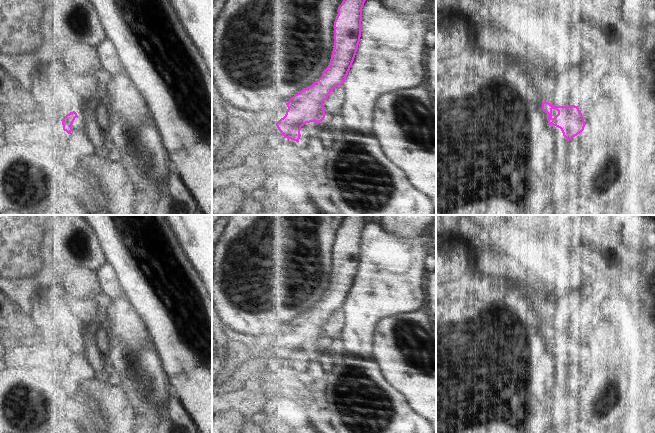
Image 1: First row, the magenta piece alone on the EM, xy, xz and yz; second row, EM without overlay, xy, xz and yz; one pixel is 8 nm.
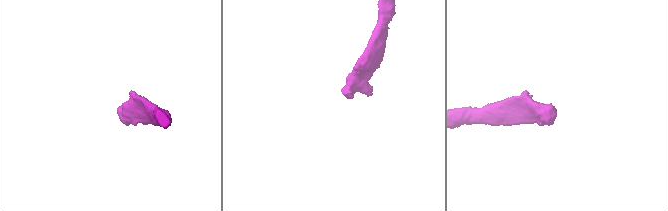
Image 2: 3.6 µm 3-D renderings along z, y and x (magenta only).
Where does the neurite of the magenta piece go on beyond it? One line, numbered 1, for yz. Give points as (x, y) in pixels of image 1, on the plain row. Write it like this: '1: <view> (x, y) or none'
1: none

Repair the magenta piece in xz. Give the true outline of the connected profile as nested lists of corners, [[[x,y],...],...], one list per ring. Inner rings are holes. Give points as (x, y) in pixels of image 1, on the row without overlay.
[[[347,215],[338,231],[338,239],[334,245],[334,273],[330,287],[316,306],[289,323],[285,340],[276,347],[284,362],[298,367],[302,350],[324,344],[323,325],[334,312],[342,310],[358,273],[366,216]]]

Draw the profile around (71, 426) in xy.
[[[70,414],[70,418],[66,421],[65,426],[61,430],[54,429],[46,433],[85,433],[85,431],[79,426],[73,414]]]

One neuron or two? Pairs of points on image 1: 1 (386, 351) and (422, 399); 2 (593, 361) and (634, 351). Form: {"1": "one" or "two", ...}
{"1": "one", "2": "two"}

